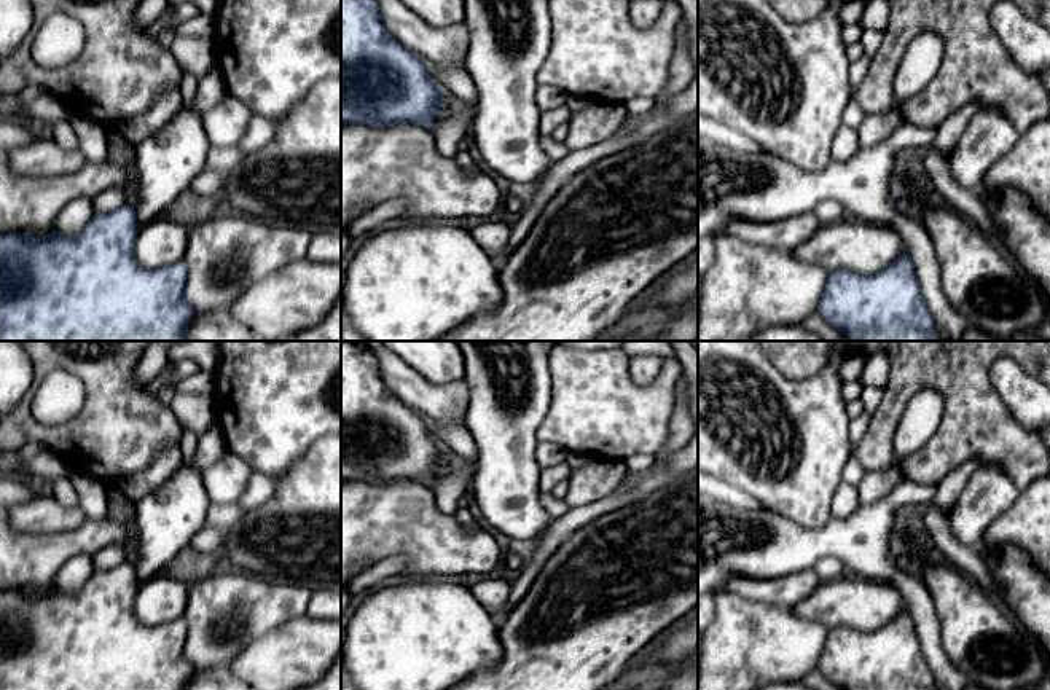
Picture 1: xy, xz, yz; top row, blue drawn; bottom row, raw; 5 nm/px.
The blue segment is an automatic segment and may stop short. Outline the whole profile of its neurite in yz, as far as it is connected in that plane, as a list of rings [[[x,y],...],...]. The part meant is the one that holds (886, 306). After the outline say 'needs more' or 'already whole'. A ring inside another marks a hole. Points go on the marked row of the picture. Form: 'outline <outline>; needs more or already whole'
outline [[[908,253],[876,274],[832,271],[817,312],[849,341],[943,341]]]; already whole

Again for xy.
outline [[[123,204],[108,214],[94,215],[83,231],[73,237],[62,236],[56,228],[35,239],[24,233],[0,234],[0,341],[186,341],[186,330],[196,311],[185,296],[188,269],[183,261],[170,266],[147,269],[135,261],[134,242],[139,233],[134,206]]]; already whole

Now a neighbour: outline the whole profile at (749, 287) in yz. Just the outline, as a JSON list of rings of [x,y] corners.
[[[731,234],[717,236],[714,247],[714,261],[703,276],[698,341],[750,341],[760,330],[798,325],[817,312],[830,274],[822,266]]]

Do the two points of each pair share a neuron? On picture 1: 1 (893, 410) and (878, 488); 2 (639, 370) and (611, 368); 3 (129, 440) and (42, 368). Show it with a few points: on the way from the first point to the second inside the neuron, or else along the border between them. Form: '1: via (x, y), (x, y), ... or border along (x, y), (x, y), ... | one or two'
1: border along (894, 435), (894, 461), (888, 467), (865, 472) | two
2: border along (665, 359), (650, 383), (631, 380) | two
3: via (117, 411), (112, 397), (77, 362), (70, 362) | one

